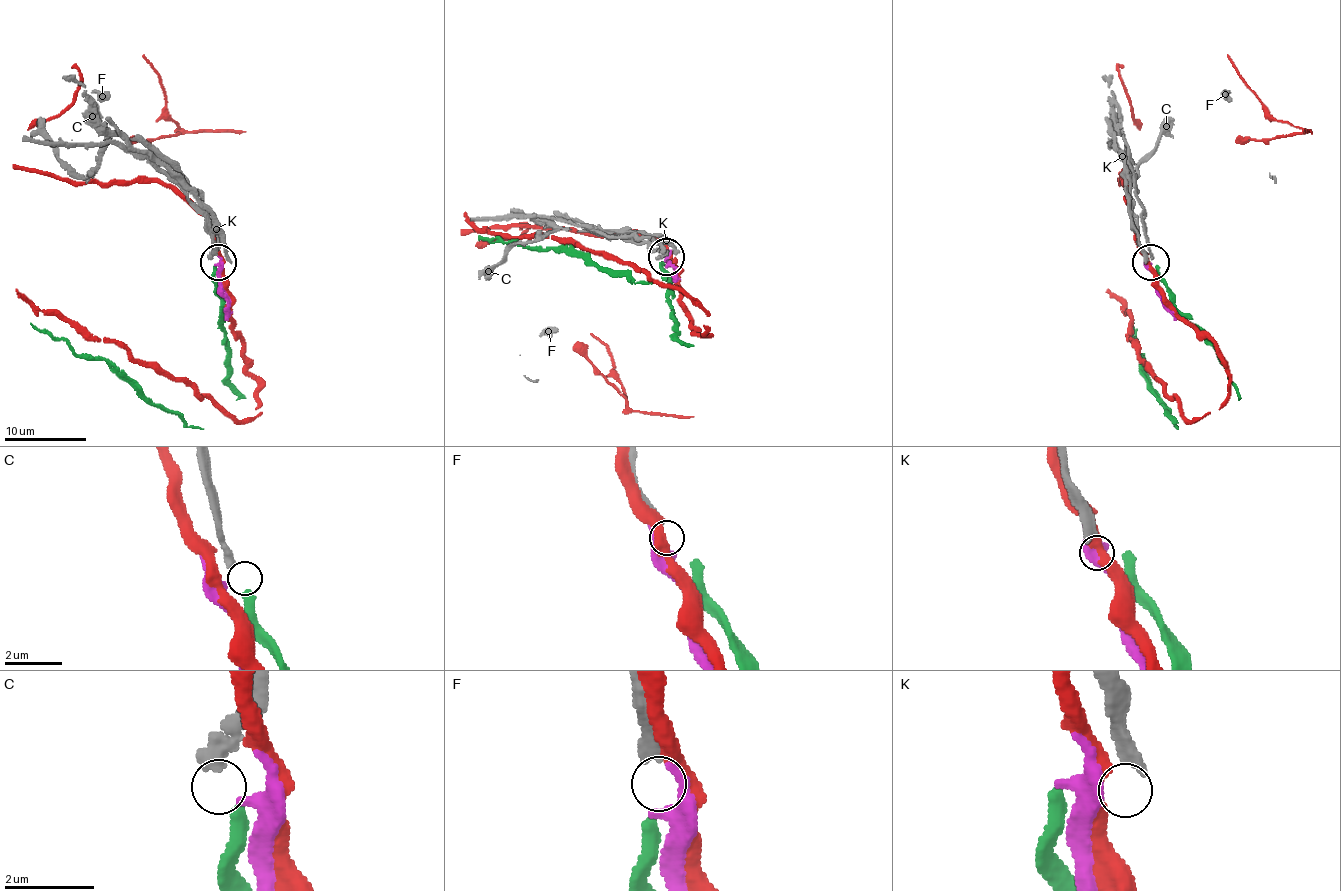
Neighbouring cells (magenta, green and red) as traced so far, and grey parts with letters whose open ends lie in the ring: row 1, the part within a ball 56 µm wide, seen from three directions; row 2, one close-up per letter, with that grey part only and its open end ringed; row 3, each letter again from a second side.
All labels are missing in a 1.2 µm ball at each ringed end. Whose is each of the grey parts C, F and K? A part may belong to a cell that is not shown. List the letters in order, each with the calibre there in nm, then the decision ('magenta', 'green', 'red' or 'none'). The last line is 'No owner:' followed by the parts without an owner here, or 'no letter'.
C: 360 nm thick; green
F: 280 nm thick; magenta
K: 360 nm thick; none
No owner: K

